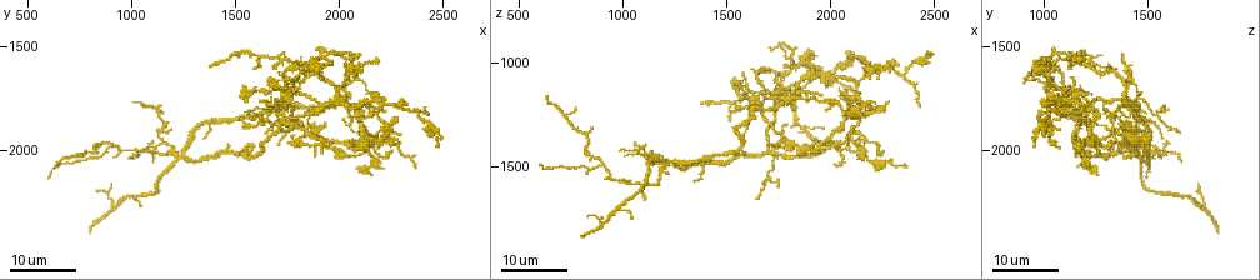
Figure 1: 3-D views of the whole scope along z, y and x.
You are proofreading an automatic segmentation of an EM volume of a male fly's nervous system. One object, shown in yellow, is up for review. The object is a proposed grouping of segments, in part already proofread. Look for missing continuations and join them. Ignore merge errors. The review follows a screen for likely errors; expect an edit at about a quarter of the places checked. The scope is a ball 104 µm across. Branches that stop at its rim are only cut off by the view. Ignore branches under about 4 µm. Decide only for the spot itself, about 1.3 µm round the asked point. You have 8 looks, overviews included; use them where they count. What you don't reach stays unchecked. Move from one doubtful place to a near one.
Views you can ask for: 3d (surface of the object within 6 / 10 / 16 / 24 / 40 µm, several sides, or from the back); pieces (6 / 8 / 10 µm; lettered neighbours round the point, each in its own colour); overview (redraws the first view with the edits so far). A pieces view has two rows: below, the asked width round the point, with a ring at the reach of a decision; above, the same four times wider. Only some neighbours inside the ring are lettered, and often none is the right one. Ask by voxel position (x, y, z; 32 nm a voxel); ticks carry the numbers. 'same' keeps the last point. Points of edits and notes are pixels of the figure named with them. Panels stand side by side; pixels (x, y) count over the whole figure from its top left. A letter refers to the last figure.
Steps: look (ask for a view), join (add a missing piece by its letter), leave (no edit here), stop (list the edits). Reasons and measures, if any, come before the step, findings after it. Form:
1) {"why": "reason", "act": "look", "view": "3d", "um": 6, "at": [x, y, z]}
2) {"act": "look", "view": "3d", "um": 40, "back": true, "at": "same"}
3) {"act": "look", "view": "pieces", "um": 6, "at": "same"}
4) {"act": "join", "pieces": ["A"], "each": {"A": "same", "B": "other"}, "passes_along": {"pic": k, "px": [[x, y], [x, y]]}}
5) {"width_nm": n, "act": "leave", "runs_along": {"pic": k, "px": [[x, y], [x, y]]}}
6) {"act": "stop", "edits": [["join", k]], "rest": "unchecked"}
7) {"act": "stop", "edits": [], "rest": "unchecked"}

{"why": "tapers out", "act": "look", "view": "3d", "um": 16, "at": [630, 2080, 1160]}

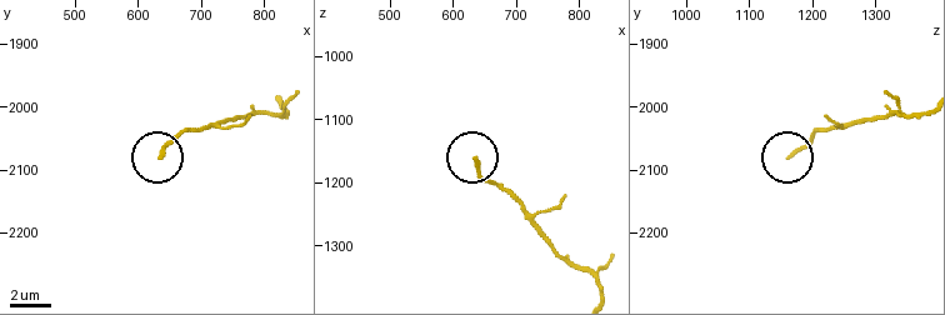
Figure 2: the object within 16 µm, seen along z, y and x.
{"why": "what lies round it", "act": "look", "view": "pieces", "um": 6, "at": [640, 2080, 1165]}

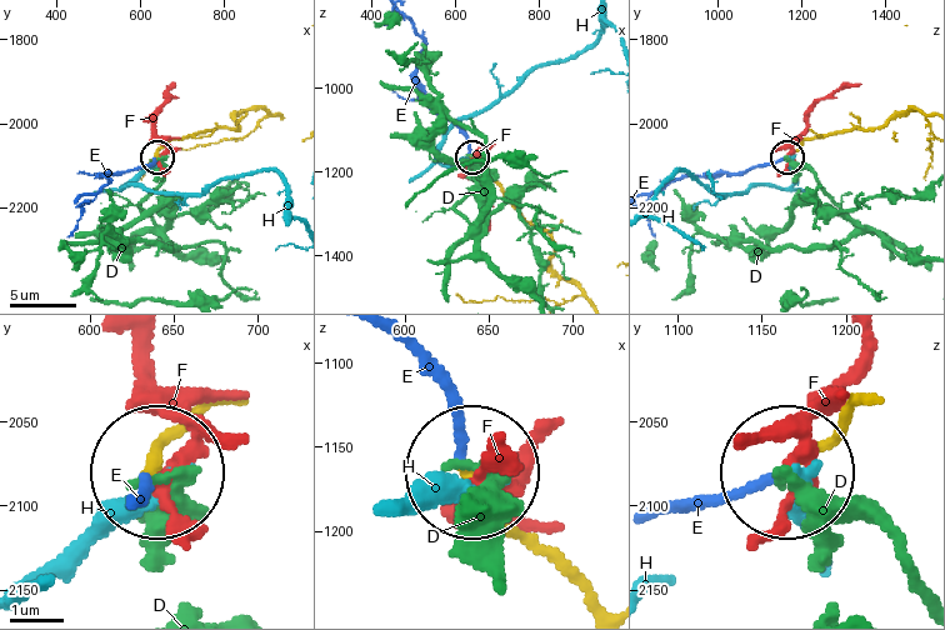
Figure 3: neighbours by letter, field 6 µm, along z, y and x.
{"width_nm": 180, "act": "join", "pieces": ["E"], "each": {"D": "other", "E": "same", "F": "other", "H": "other"}, "passes_along": {"pic": 3, "px": [[873, 405], [739, 490], [663, 508]]}, "found": "the cell continues"}

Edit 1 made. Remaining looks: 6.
{"why": "see it whole again", "act": "look", "view": "overview"}

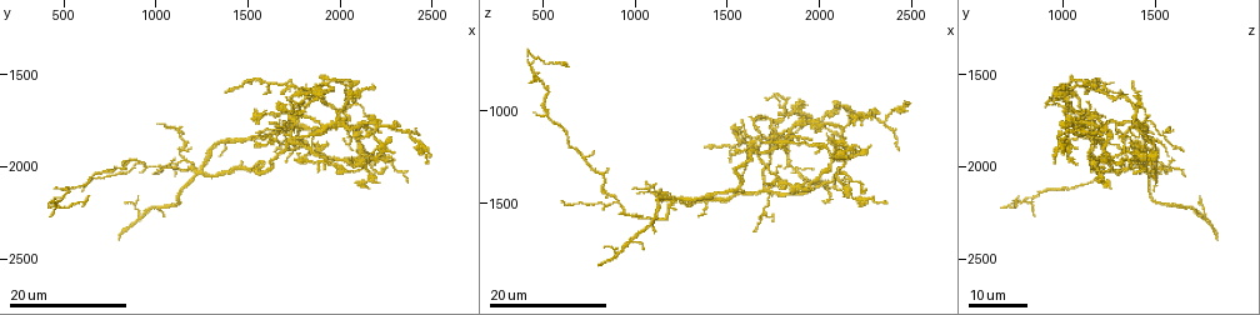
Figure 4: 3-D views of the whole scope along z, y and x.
{"why": "free end", "act": "look", "view": "3d", "um": 16, "at": [620, 2160, 740]}

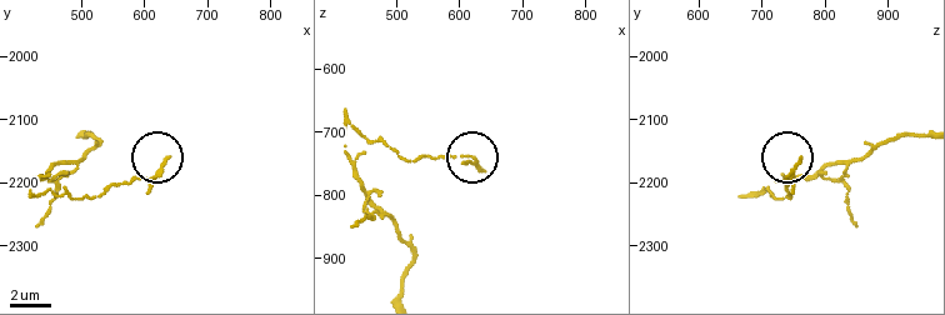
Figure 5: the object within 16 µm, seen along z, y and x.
{"why": "what lies round it", "act": "look", "view": "pieces", "um": 6, "at": [630, 2170, 760]}

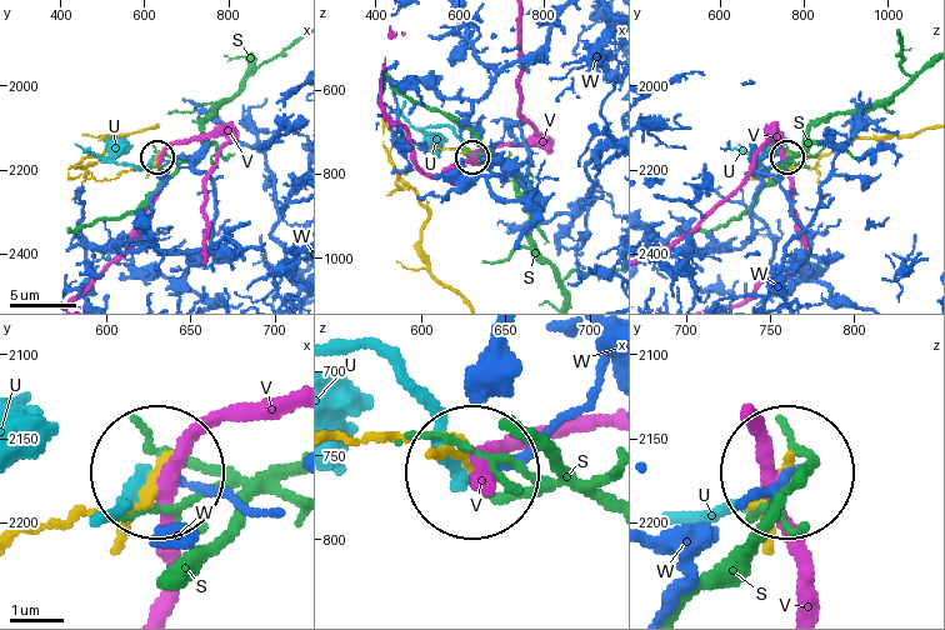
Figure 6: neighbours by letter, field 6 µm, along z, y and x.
{"act": "leave", "each": {"S": "other", "U": "other", "V": "other", "W": "other"}, "found": "no lettered piece goes on from it"}

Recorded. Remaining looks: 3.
{"why": "thin end", "act": "look", "view": "3d", "um": 16, "at": [2060, 2000, 1140]}

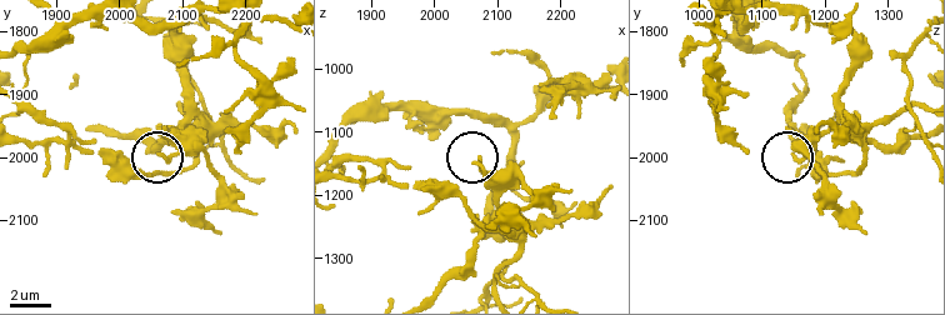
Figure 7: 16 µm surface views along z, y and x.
{"act": "look", "view": "3d", "um": 6, "at": [2065, 1995, 1145]}

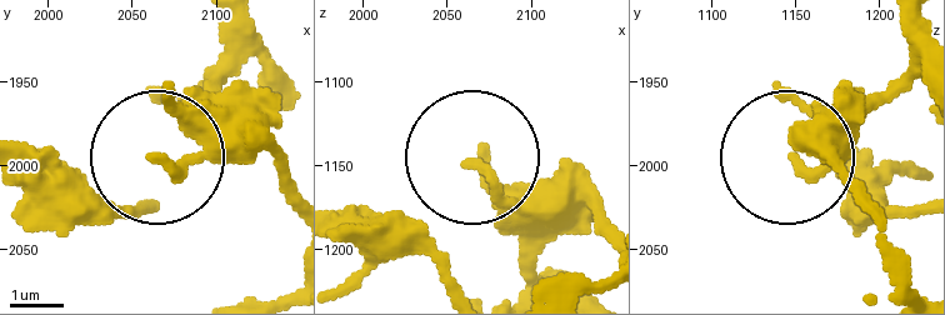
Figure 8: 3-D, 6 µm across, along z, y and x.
{"act": "look", "view": "pieces", "um": 6, "at": [2064, 1994, 1150]}

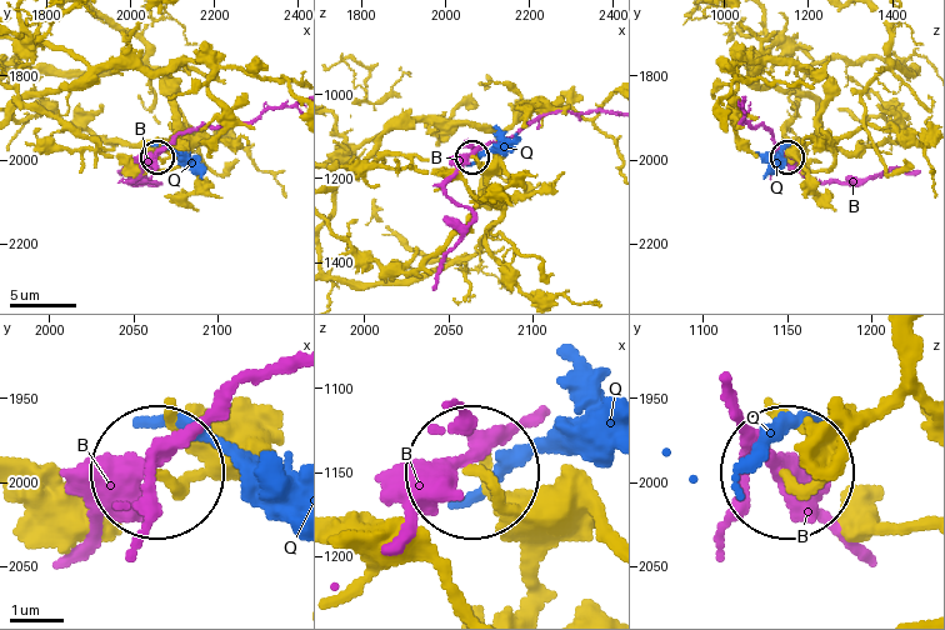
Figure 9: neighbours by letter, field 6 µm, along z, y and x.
{"width_nm": 160, "act": "leave", "each": {"B": "other", "Q": "other"}, "found": "no lettered piece goes on from it"}

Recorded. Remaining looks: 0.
{"act": "stop", "edits": [["join", 3]], "rest": "unchecked"}

